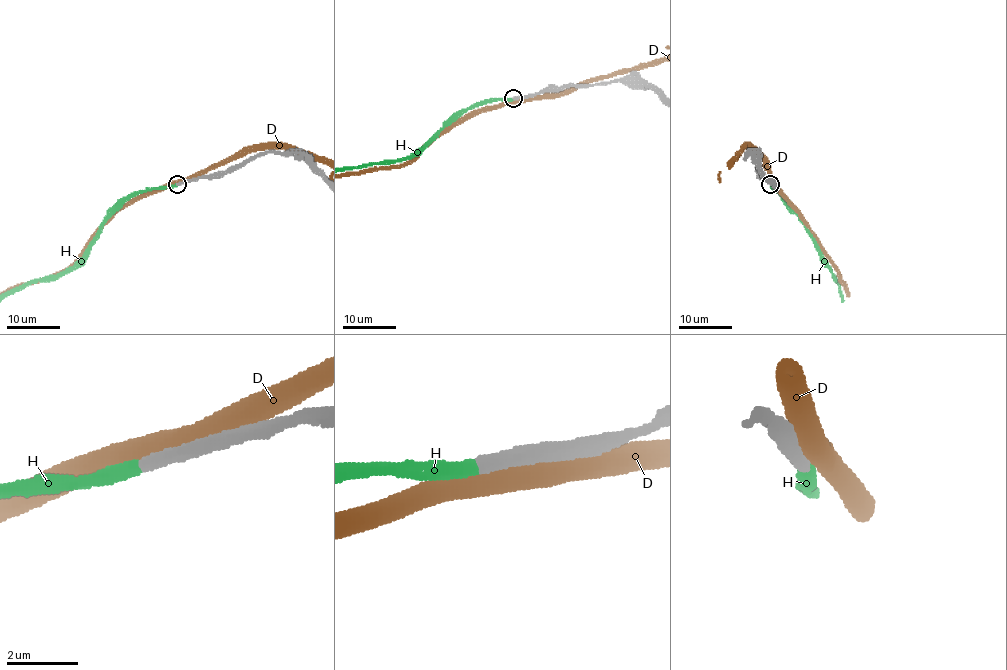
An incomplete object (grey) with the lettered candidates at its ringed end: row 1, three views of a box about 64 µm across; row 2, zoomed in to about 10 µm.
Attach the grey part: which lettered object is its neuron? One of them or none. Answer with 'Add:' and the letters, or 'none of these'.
Add: H

